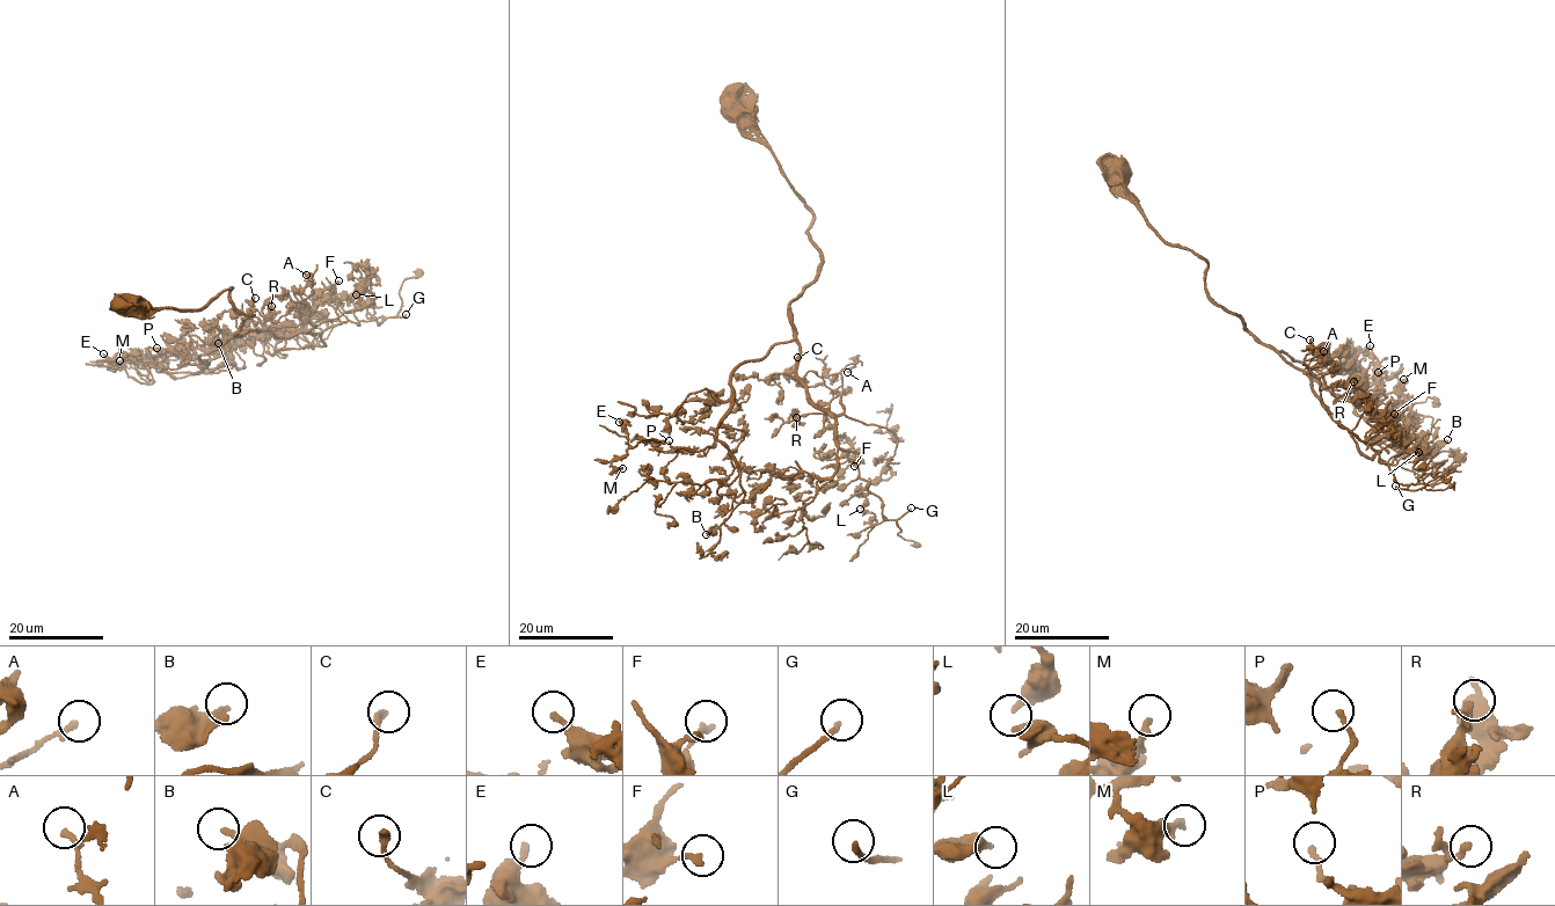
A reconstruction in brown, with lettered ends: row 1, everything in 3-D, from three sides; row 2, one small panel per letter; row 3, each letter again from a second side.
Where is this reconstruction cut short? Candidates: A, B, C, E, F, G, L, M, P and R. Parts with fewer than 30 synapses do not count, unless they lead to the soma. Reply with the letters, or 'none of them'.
G

